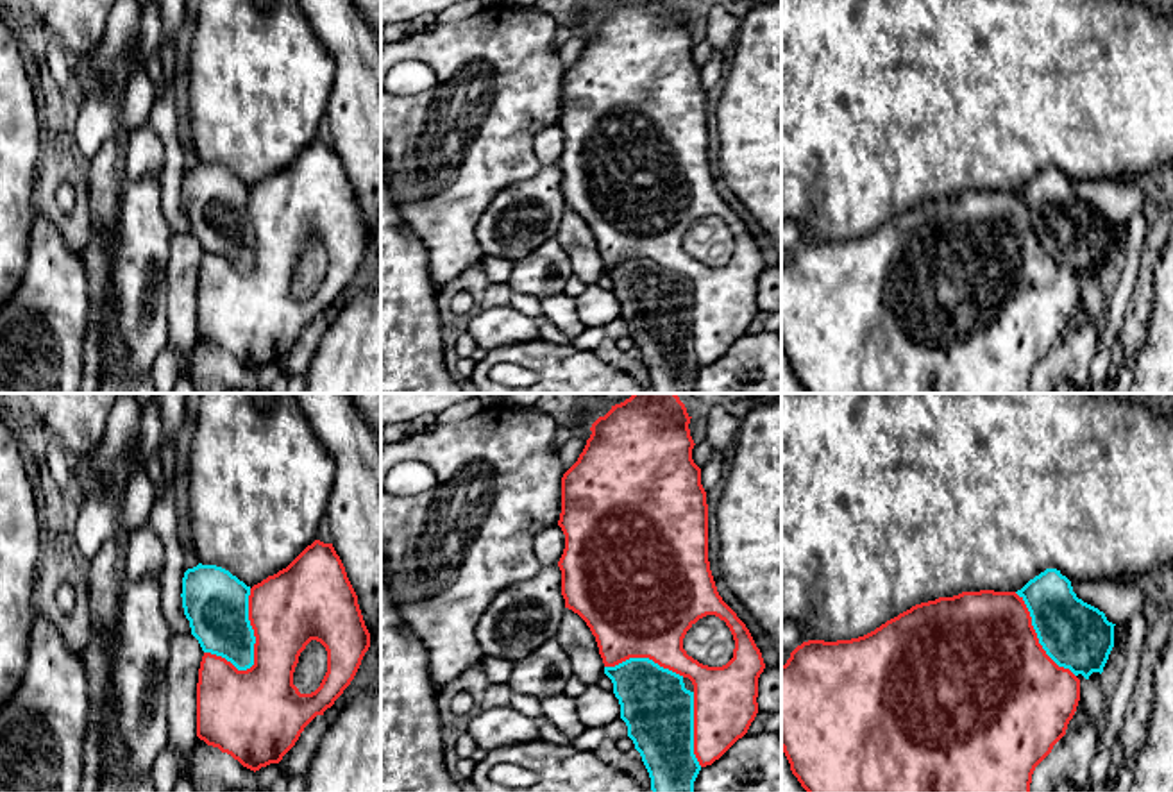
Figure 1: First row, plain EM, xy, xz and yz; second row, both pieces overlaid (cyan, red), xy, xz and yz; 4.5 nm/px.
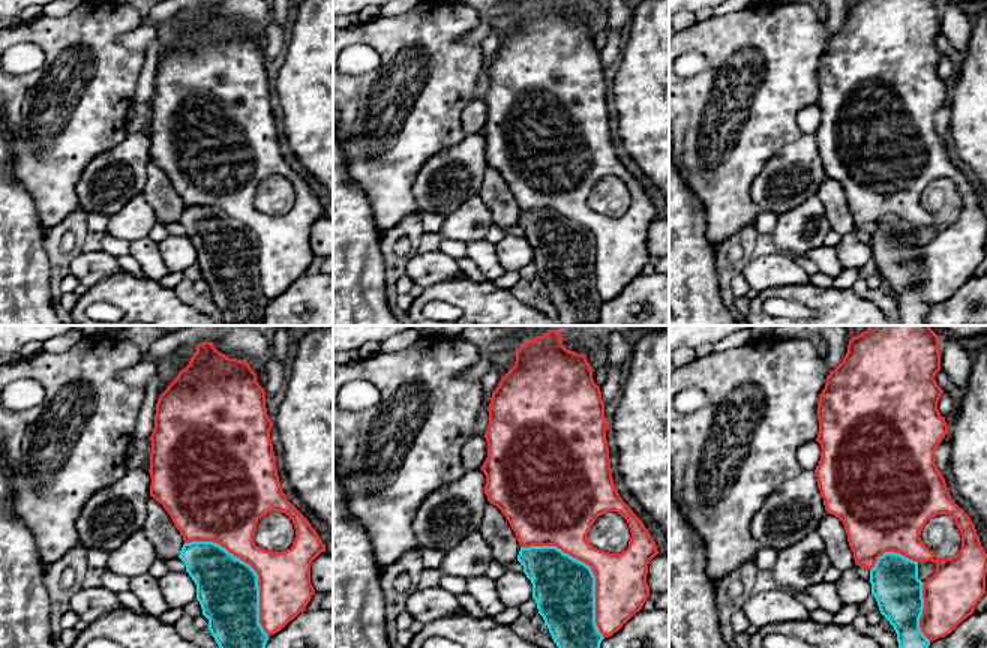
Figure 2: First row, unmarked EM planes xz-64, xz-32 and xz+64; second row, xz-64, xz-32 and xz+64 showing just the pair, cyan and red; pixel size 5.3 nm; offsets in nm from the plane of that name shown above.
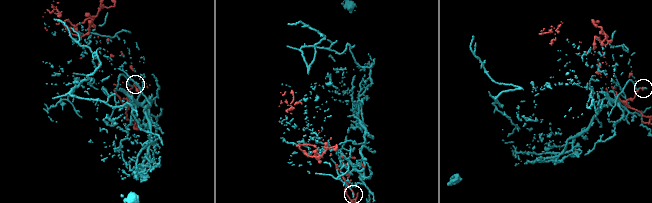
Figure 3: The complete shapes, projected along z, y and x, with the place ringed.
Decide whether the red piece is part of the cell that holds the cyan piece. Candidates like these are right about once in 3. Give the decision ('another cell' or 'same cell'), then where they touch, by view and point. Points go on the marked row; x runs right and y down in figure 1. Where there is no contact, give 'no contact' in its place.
another cell | xy (253, 633)

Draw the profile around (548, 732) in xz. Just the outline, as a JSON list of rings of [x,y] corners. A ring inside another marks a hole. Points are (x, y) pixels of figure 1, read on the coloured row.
[[[540,719],[538,720],[538,728],[540,728],[540,738],[545,740],[545,742],[549,742],[549,744],[560,744],[560,746],[570,744],[570,738],[565,737],[561,731],[558,731],[554,728],[554,724],[551,724],[549,720]]]

